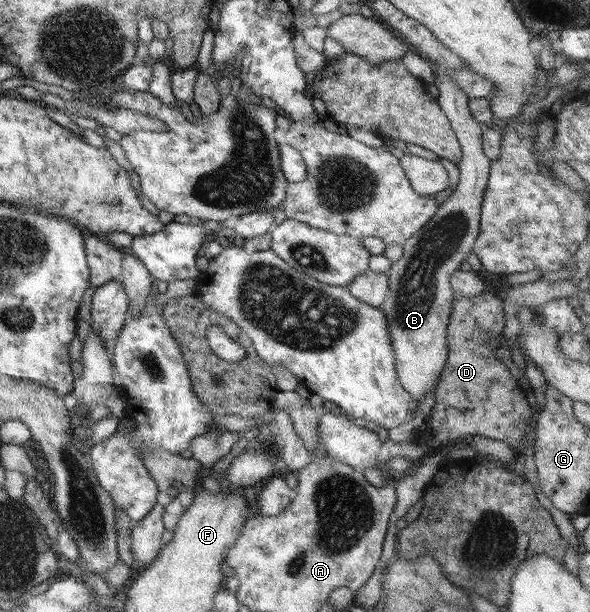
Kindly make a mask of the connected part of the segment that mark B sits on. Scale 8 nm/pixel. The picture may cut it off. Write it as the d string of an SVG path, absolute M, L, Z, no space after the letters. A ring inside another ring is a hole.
M436 63L435 85L438 88L436 102L444 112L448 121L458 137L463 152L459 168L459 183L453 193L445 200L438 209L438 212L429 220L412 238L404 244L404 256L398 262L392 263L386 275L389 280L389 291L381 309L384 311L388 321L389 335L392 339L392 346L395 352L396 372L405 391L408 391L419 404L424 394L435 388L439 381L440 373L444 368L449 353L447 341L447 326L457 299L457 294L451 285L451 274L466 262L466 258L473 250L474 243L479 235L479 222L481 217L481 204L487 187L487 180L490 174L492 160L488 159L482 151L482 127L483 125L472 117L468 107L469 97L456 84L449 73L449 69L440 63Z

